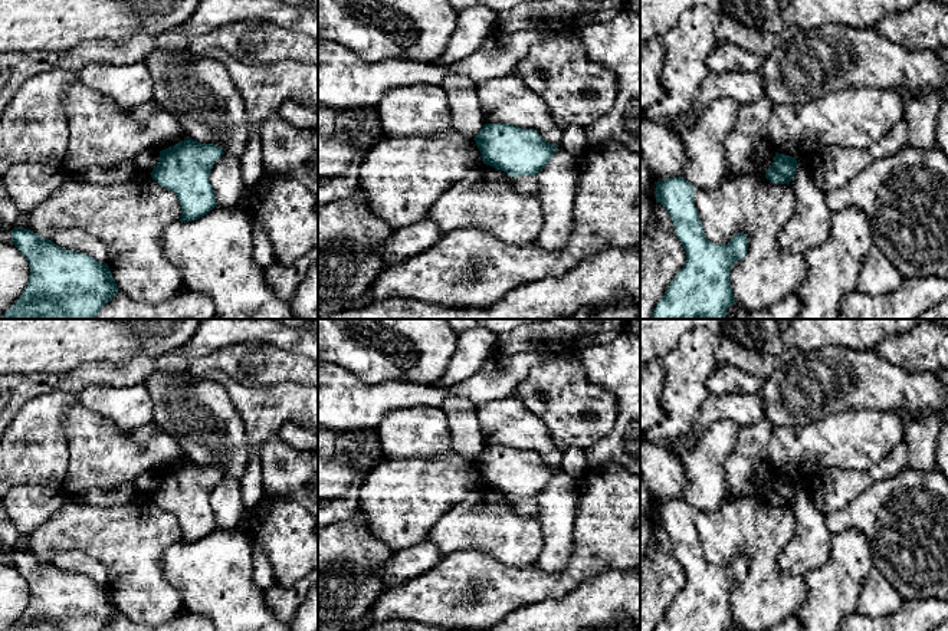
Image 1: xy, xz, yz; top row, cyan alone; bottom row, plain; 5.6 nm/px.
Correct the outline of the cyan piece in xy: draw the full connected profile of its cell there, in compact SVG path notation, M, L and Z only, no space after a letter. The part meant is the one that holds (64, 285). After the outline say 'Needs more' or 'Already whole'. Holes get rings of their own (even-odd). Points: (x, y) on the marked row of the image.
M14 227L12 241L30 267L29 282L3 319L95 319L119 290L108 264Z. Already whole

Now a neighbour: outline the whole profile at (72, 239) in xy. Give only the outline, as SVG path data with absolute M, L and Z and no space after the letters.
M76 227L62 229L53 233L52 241L62 249L89 254L96 262L108 264L105 246L86 230Z

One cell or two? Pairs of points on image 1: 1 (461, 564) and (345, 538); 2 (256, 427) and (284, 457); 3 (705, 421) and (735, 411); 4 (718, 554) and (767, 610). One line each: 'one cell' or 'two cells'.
1: two cells
2: two cells
3: one cell
4: one cell

